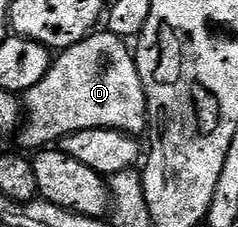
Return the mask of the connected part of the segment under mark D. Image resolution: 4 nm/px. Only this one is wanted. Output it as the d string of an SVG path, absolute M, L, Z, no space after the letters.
M93 32L74 44L68 50L61 50L52 59L52 67L29 90L23 91L22 110L26 117L18 130L18 139L28 152L36 152L41 148L51 147L59 143L68 134L90 128L106 128L121 130L124 134L140 136L150 126L148 101L142 80L138 76L138 68L129 43L123 38L107 32Z

